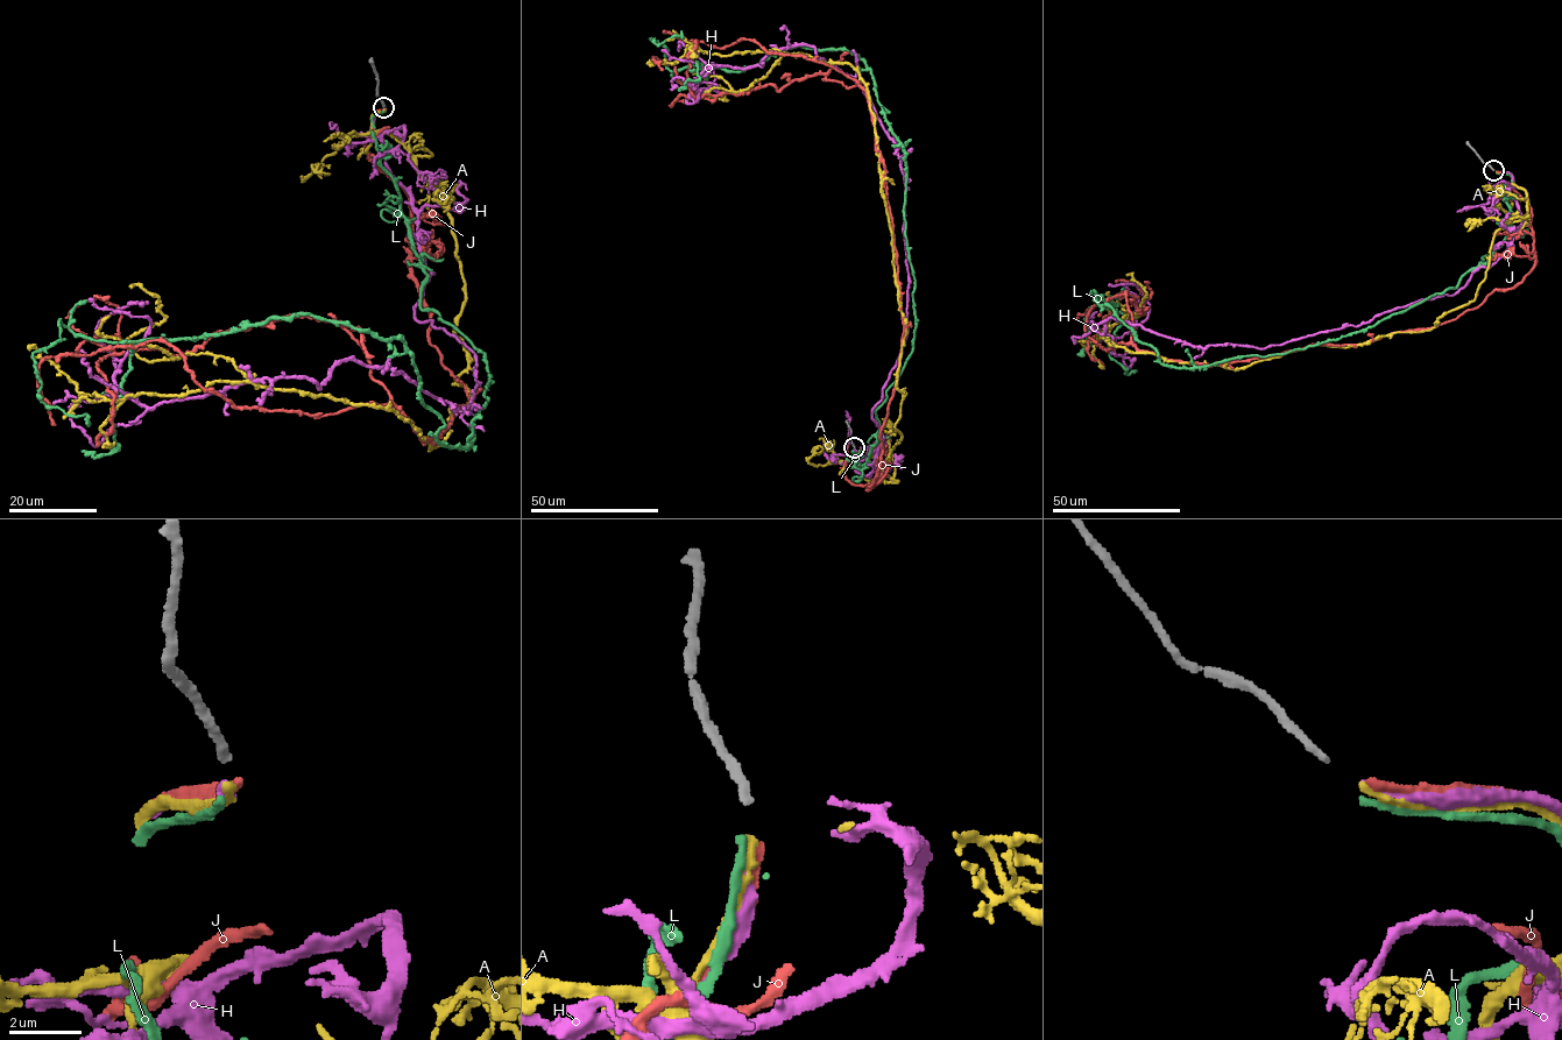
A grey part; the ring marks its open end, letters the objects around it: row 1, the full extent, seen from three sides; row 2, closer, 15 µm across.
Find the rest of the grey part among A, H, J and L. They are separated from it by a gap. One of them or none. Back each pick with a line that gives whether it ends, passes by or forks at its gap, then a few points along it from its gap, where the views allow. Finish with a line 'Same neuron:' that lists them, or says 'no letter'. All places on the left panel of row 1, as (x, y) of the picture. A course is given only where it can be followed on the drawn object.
A: it ends; course (383, 110), (464, 282), (472, 400), (432, 447), (230, 359), (141, 359), (164, 317), (132, 285)
Same neuron: A

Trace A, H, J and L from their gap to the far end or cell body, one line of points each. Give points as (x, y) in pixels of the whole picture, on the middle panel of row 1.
A: (854, 450), (845, 465), (881, 480), (903, 391), (867, 85), (796, 54), (705, 93), (726, 100), (707, 80)
H: (854, 450), (870, 474), (907, 334), (896, 144), (813, 47), (715, 66), (687, 104), (711, 62)
J: (855, 450), (845, 476), (869, 489), (903, 333), (867, 93), (814, 73), (708, 99), (652, 57), (663, 70)
L: (854, 450), (848, 466), (863, 465), (916, 327), (890, 112), (842, 49), (670, 71), (650, 39), (681, 32)

